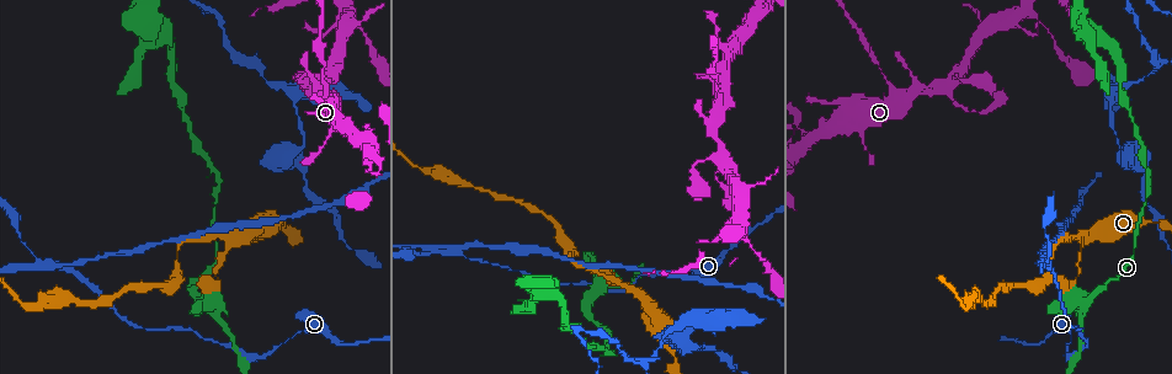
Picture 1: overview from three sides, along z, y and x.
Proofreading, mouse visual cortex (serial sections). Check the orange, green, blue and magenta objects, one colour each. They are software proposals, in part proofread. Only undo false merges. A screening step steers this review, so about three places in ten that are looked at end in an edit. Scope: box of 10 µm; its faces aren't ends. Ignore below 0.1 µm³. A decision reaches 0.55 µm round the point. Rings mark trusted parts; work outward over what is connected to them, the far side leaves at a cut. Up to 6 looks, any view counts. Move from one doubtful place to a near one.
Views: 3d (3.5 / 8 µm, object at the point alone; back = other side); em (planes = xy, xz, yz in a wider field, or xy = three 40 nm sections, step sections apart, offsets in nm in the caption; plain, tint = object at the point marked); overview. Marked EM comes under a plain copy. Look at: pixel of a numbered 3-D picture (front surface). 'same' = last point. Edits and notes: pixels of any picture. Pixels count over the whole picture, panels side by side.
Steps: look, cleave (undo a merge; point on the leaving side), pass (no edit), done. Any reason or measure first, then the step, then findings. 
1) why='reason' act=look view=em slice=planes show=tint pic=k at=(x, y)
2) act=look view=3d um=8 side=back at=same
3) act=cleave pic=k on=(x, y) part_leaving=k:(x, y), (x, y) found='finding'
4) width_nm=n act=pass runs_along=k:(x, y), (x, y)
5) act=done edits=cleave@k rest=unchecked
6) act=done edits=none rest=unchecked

act=look view=3d um=8 pic=1 at=(1085, 236)

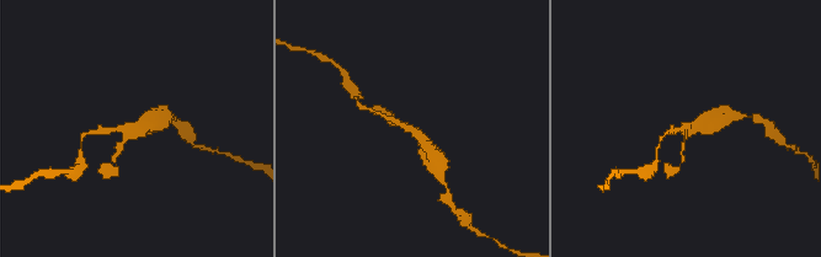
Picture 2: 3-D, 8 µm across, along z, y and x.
act=look view=em slice=xy step=1 show=tint at=same

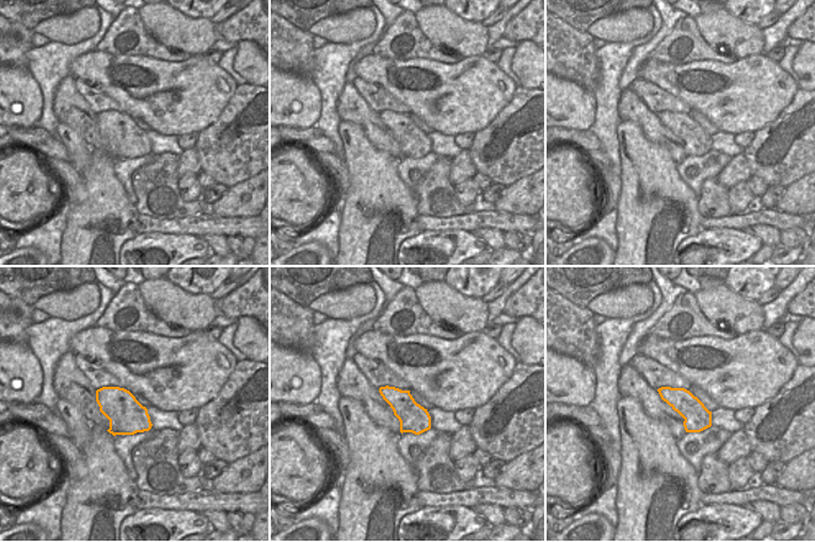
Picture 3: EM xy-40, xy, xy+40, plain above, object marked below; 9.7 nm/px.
act=pass runs_along=2:(433, 158), (419, 134), (382, 116) found='one cell here'

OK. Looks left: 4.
why='sudden change in width' act=look view=3d um=3.5 pic=1 at=(716, 85)

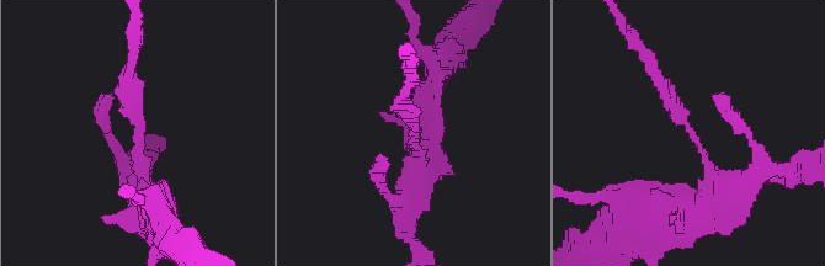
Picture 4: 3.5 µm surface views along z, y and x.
arm_widths_nm=200,300 why='now the EM' act=look view=em slice=xy step=2 show=tint pic=4 at=(412, 132)

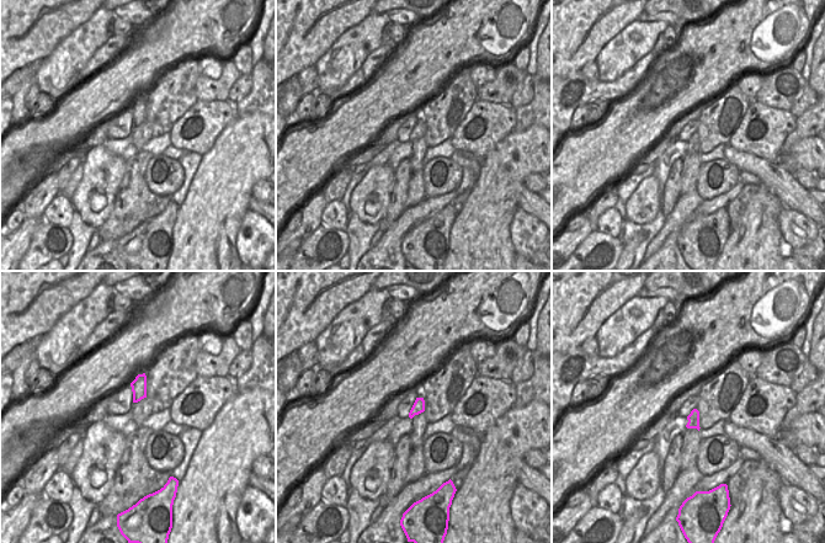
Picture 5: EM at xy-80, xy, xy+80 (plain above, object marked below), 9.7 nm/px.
why='cut it another way' act=look view=em slice=xy step=5 show=tint at=same

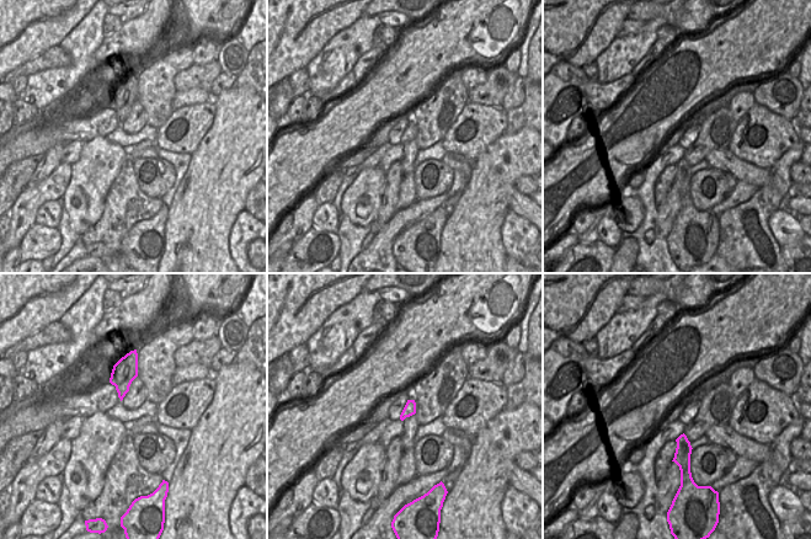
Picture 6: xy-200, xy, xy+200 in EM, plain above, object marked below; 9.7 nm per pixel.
act=cleave pic=4 on=(123, 108) part_leaving=4:(138, 141), (123, 91), (134, 42) found='two cells meet here'

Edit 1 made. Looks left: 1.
act=done edits=cleave@4 rest=unchecked

